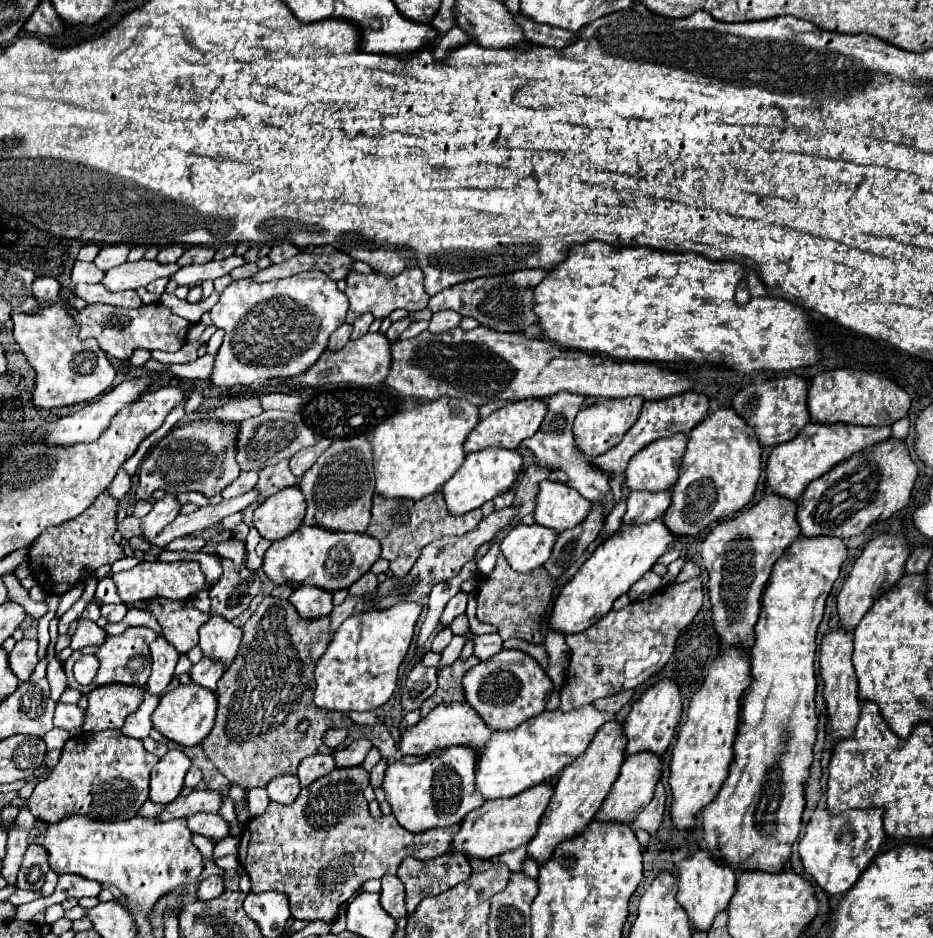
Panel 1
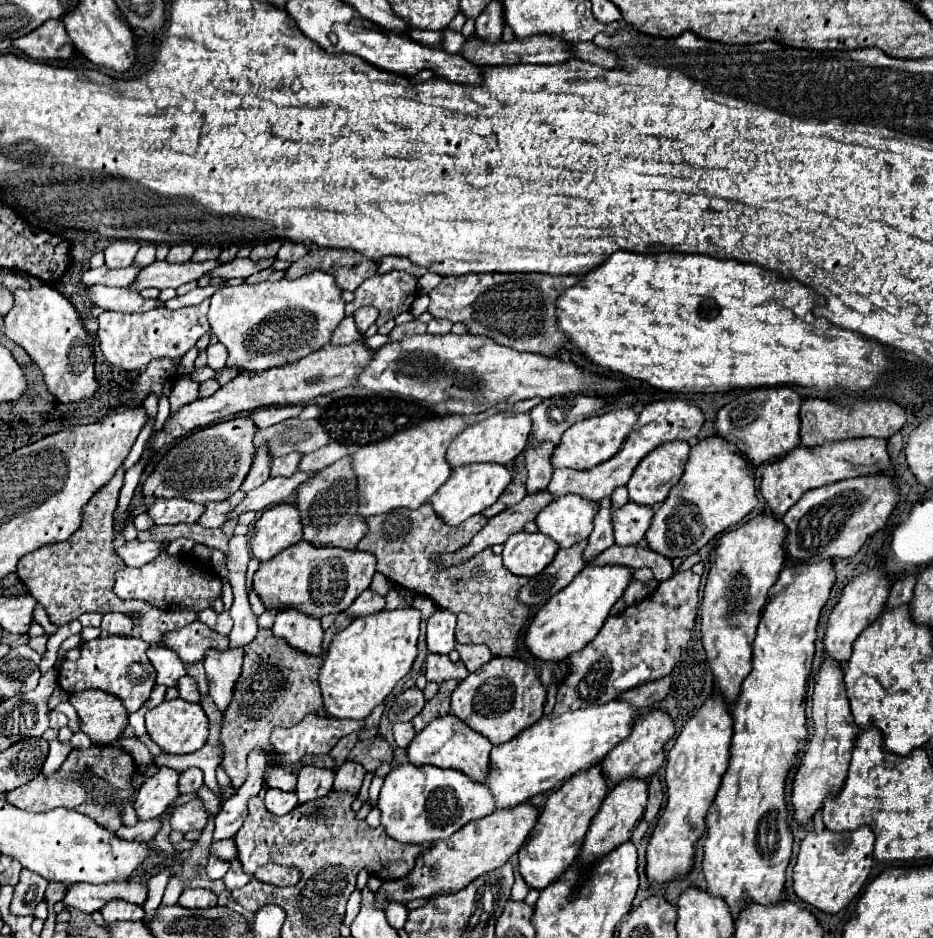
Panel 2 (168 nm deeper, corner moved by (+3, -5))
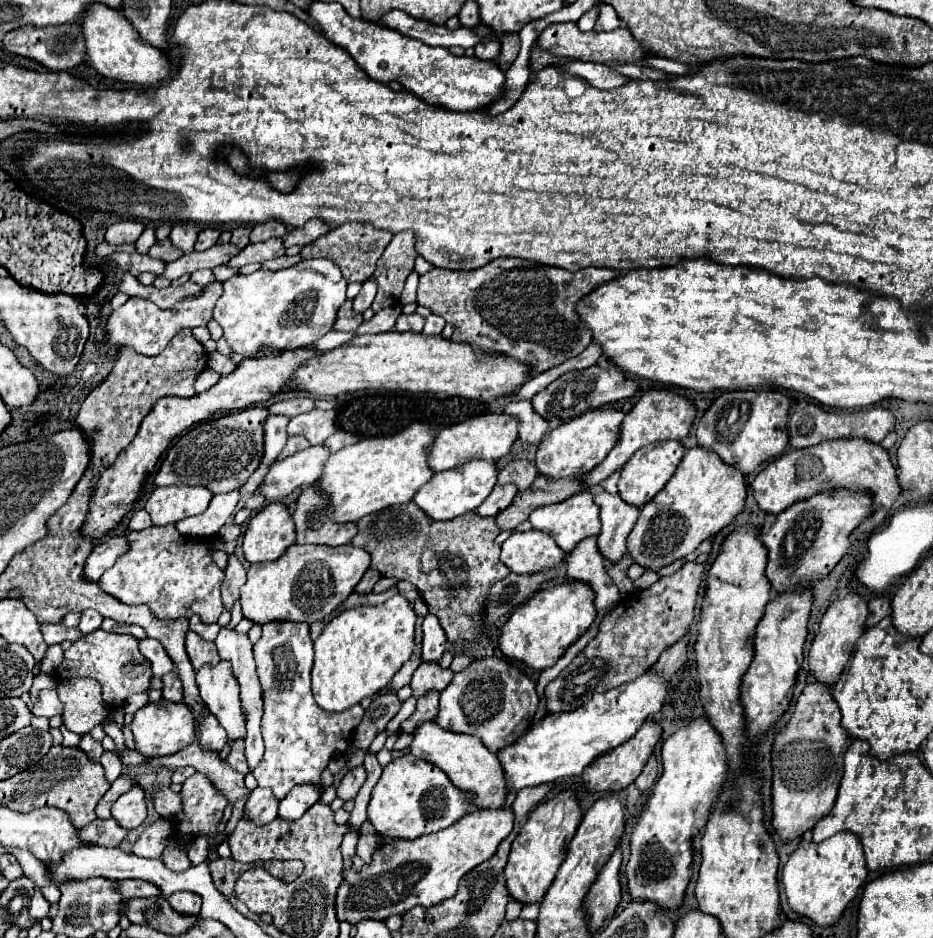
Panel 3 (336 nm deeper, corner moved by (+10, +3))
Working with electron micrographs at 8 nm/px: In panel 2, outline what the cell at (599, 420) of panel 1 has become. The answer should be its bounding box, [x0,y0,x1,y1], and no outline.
[552,408,638,470]

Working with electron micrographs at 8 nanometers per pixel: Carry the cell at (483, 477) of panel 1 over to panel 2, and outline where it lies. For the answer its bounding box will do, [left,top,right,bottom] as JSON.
[430,462,512,526]

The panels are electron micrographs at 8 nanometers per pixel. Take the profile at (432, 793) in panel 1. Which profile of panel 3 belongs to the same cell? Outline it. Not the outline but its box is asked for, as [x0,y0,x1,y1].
[367,754,471,840]

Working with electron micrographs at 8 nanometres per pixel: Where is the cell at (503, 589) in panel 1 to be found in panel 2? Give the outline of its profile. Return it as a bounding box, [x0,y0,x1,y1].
[358,502,530,656]

